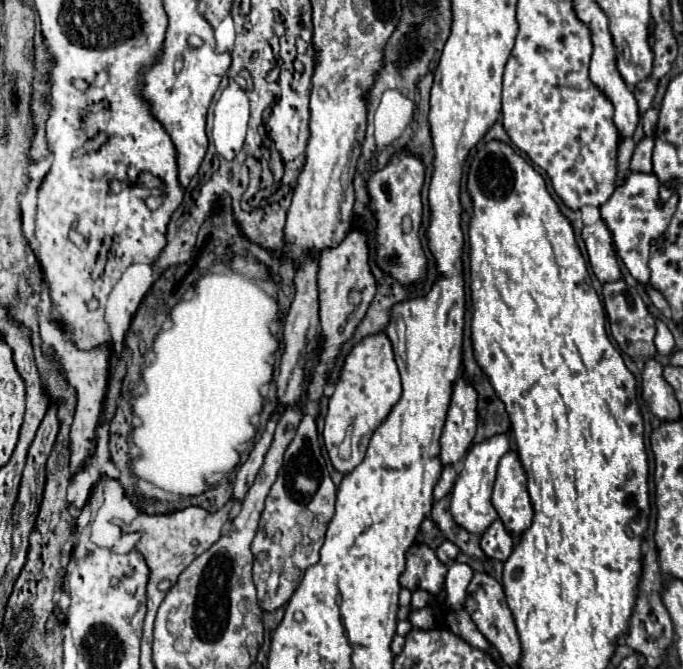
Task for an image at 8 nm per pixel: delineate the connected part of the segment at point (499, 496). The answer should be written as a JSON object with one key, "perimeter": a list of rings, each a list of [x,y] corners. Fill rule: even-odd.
{"perimeter":[[[516,451],[504,455],[498,465],[492,505],[508,533],[512,533],[512,537],[518,541],[520,533],[524,533],[524,529],[531,525],[532,503],[527,489],[527,476]]]}

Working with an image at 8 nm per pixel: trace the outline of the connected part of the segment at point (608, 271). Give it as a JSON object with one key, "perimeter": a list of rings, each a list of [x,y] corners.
{"perimeter":[[[596,221],[594,225],[586,225],[582,231],[582,237],[584,237],[586,249],[590,255],[592,271],[600,279],[600,283],[620,279],[622,273],[620,273],[620,267],[618,267],[614,251],[612,251],[610,231],[606,229],[604,221]]]}

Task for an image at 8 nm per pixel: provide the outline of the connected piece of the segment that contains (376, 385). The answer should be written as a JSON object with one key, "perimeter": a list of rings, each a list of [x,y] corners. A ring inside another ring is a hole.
{"perimeter":[[[384,333],[366,337],[348,355],[342,375],[334,387],[334,395],[328,401],[326,425],[324,425],[322,437],[324,437],[324,445],[328,449],[330,461],[340,473],[344,473],[344,475],[350,473],[364,459],[364,451],[368,449],[368,441],[370,441],[372,433],[388,417],[388,413],[396,405],[400,393],[402,393],[400,373],[394,363],[394,353],[392,353],[392,345],[390,345],[388,337]],[[346,435],[350,435],[350,439],[352,439],[352,457],[344,461],[338,457],[338,447],[346,439]]]}

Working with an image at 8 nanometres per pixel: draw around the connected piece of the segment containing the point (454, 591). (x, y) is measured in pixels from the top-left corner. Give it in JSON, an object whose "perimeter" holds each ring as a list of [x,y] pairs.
{"perimeter":[[[452,563],[446,575],[446,601],[450,609],[462,609],[466,601],[466,587],[472,581],[472,569],[464,563]]]}

